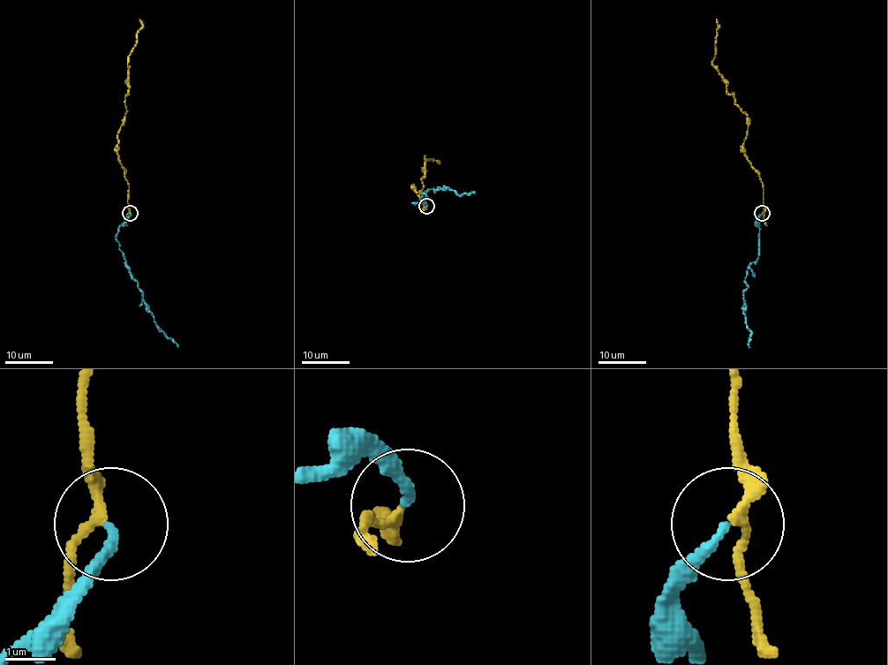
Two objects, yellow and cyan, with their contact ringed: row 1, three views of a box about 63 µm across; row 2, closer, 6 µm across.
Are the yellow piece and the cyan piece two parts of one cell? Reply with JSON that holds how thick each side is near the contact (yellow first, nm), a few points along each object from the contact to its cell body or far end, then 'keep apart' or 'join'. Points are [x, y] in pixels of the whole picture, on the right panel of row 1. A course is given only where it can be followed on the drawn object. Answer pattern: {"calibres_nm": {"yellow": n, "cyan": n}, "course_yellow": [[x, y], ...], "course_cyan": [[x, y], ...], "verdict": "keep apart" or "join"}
{"calibres_nm": {"yellow": 180, "cyan": 190}, "course_yellow": [[762, 212], [764, 209], [763, 185], [742, 146], [748, 117], [726, 91], [726, 80], [712, 64], [716, 18]], "course_cyan": [[762, 213], [757, 221], [758, 258], [749, 265], [744, 291], [745, 321], [751, 331], [749, 347]], "verdict": "join"}

